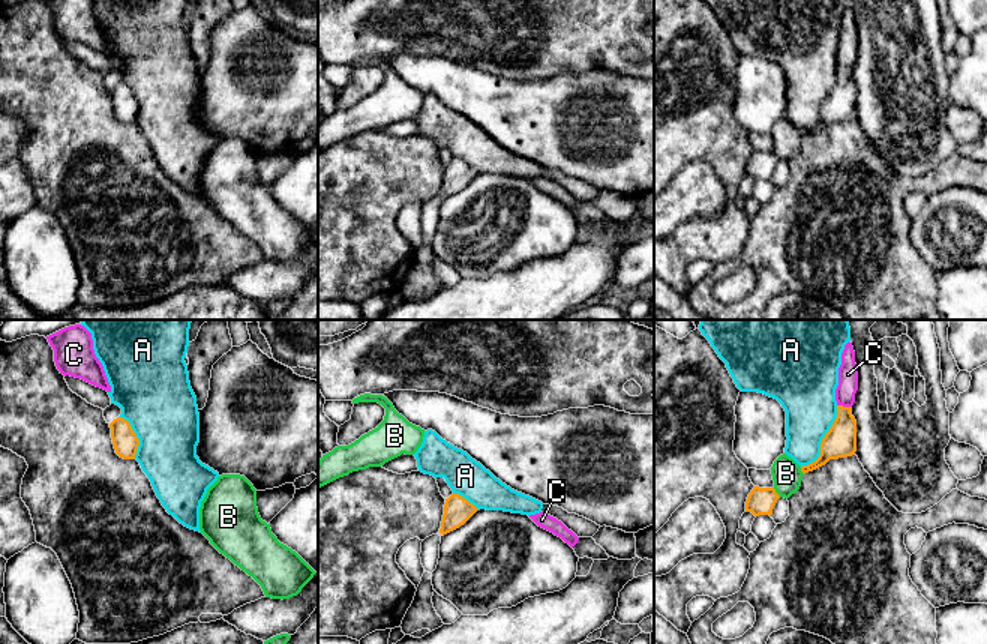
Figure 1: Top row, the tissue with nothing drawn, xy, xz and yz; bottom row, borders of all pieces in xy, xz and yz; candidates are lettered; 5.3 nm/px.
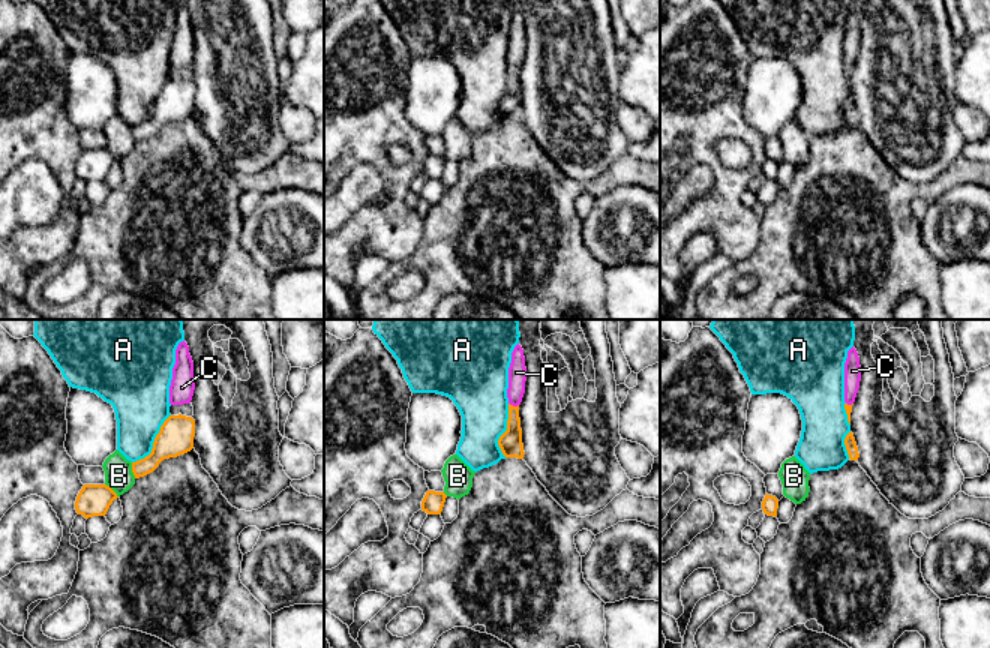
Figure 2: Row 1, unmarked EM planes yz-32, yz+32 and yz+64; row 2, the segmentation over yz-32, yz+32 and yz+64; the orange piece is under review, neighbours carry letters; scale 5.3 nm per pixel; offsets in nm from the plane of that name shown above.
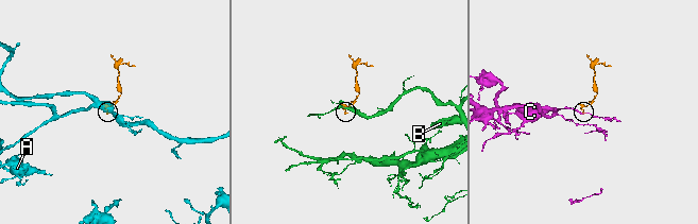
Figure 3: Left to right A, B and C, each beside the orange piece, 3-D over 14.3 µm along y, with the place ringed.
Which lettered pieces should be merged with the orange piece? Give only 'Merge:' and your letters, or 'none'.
Merge: C

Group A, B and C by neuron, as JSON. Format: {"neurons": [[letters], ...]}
{"neurons": [["A"], ["B"], ["C"]]}

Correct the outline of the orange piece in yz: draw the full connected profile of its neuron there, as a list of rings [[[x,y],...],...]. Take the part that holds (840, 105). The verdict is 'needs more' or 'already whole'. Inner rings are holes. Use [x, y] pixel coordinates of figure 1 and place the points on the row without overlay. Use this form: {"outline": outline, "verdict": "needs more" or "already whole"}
{"outline": [[[848,6],[842,17],[838,50],[836,53],[837,81],[830,95],[822,102],[819,122],[814,126],[801,131],[804,138],[825,129],[830,123],[855,119],[856,84],[850,75],[855,66],[856,54],[858,33],[855,27],[855,15],[852,6]]], "verdict": "needs more"}

